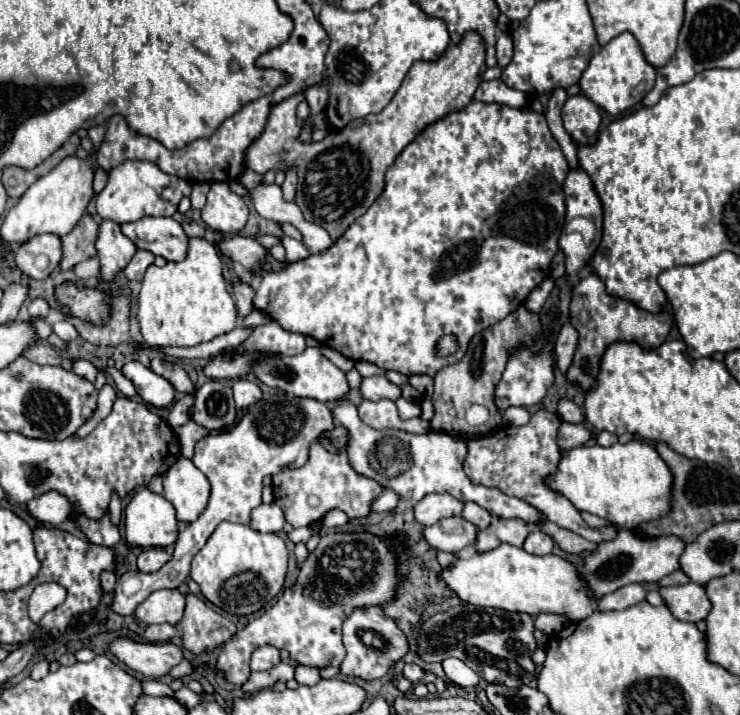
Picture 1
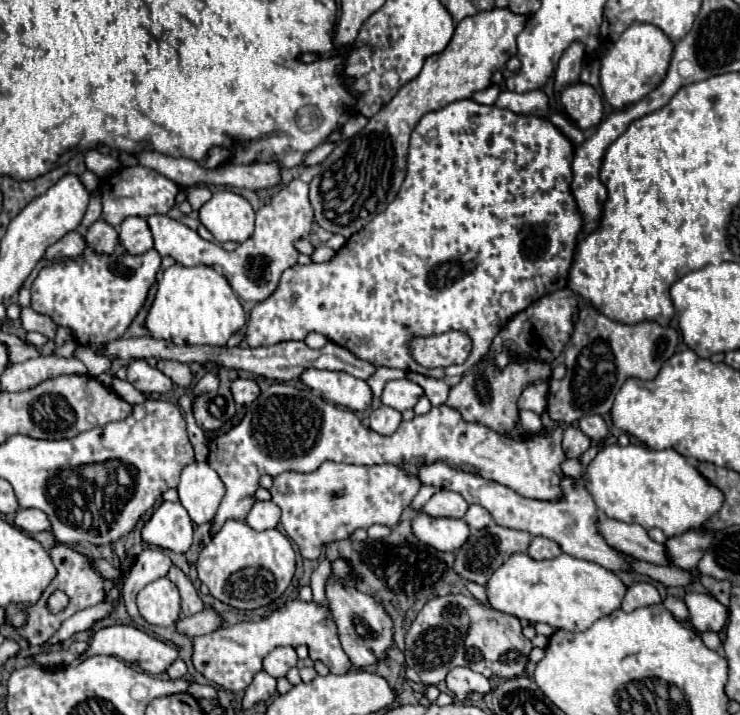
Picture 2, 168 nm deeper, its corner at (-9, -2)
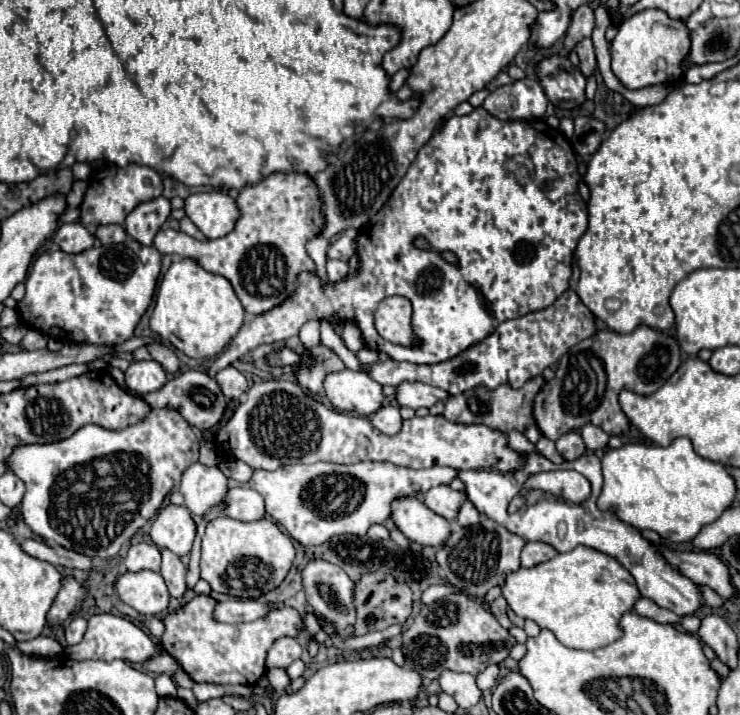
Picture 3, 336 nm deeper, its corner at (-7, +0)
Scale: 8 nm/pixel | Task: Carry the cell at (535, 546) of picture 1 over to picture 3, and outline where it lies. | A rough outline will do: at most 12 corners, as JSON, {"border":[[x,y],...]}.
{"border":[[527,542],[521,566],[531,568],[557,556],[545,542]]}

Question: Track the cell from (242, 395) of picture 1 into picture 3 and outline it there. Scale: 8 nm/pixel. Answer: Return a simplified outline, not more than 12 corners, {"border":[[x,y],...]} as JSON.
{"border":[[235,366],[215,380],[227,398],[247,392],[247,378]]}

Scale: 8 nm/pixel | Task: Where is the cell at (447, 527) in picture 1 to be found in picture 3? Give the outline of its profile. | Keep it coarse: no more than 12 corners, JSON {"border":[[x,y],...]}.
{"border":[[417,498],[395,500],[391,518],[411,542],[441,546],[451,522]]}

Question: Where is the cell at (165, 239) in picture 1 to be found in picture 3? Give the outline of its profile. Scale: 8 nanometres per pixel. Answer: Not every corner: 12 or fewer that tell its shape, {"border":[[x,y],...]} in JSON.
{"border":[[309,174],[247,186],[227,236],[157,232],[161,254],[227,278],[249,314],[315,270],[323,228]]}

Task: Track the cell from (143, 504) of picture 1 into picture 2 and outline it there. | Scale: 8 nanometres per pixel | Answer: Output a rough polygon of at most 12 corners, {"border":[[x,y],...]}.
{"border":[[163,502],[143,526],[147,544],[185,554],[193,522]]}

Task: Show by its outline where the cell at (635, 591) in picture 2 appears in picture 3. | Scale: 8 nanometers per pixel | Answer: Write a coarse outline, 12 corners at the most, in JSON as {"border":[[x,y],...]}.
{"border":[[643,598],[635,602],[635,612],[657,622],[679,622],[677,614]]}

